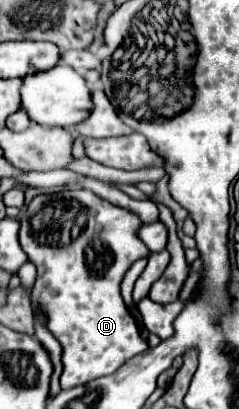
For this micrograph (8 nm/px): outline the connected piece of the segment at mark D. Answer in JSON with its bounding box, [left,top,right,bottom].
[20,188,150,390]

